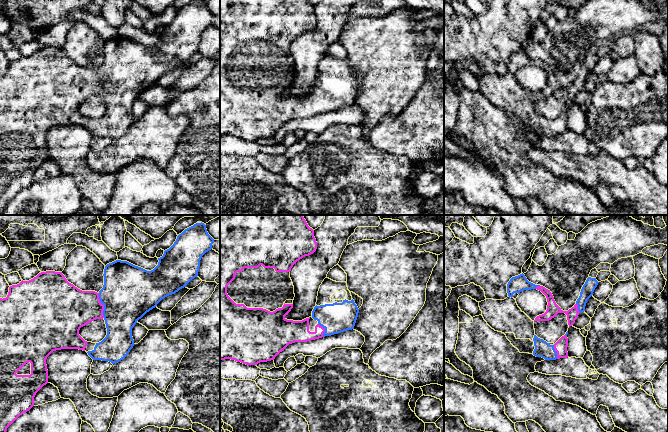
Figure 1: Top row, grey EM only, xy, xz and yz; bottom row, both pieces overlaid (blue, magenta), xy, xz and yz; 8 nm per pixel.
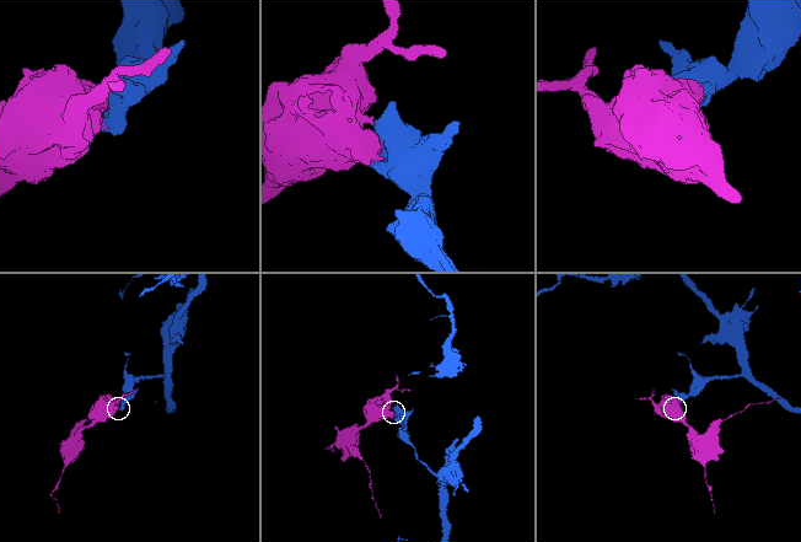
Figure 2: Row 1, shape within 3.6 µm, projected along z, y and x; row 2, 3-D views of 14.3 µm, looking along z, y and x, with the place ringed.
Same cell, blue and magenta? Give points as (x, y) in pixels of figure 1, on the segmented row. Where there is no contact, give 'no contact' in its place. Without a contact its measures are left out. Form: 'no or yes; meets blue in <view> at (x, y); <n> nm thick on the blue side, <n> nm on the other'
yes; meets blue in xy at (103, 304); 440 nm thick on the blue side, 320 nm on the other

